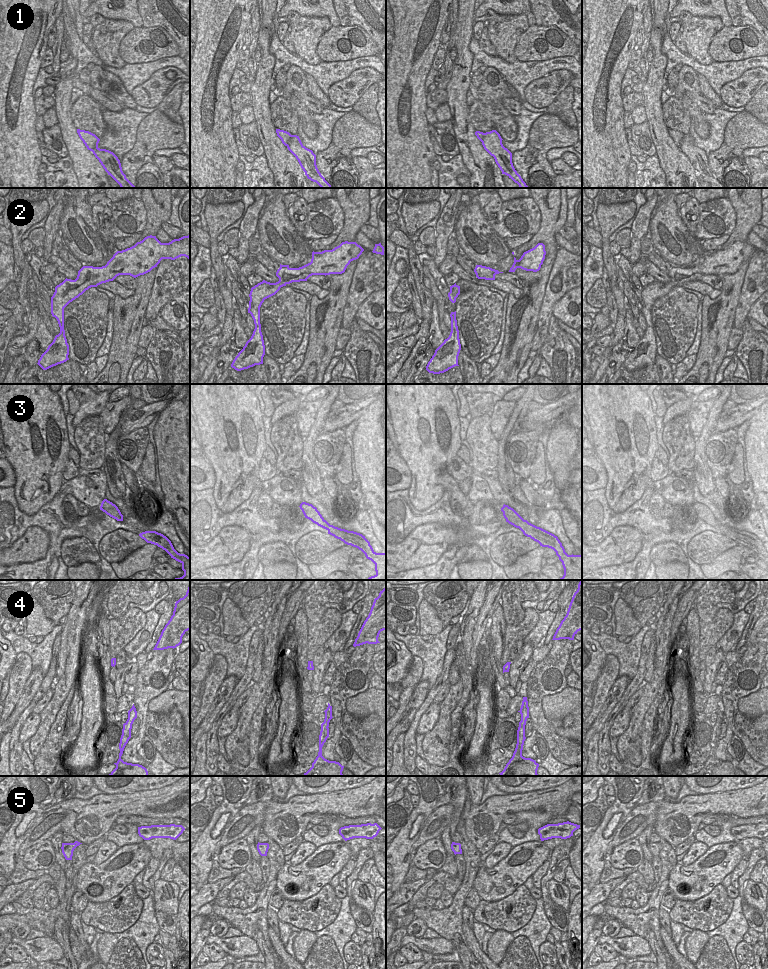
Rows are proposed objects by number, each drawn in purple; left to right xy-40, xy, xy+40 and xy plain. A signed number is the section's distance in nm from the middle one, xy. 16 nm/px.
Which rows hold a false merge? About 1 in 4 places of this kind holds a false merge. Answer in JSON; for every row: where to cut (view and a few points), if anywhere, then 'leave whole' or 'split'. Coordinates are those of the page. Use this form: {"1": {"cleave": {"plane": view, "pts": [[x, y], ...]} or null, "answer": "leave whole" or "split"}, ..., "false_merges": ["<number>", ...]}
{"1": {"cleave": null, "answer": "leave whole"}, "2": {"cleave": null, "answer": "leave whole"}, "3": {"cleave": null, "answer": "leave whole"}, "4": {"cleave": {"plane": "xy", "pts": [[328, 725], [322, 744]]}, "answer": "split"}, "5": {"cleave": null, "answer": "leave whole"}, "false_merges": ["4"]}

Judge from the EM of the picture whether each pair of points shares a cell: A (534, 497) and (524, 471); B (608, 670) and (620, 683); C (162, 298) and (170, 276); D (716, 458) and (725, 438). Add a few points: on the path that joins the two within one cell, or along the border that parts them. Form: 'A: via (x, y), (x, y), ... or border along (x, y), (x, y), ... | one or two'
A: border along (521, 478), (528, 479) | two
B: border along (618, 676), (605, 699) | two
C: via (163, 293), (163, 289), (169, 281) | one
D: via (719, 453), (719, 447), (722, 443) | one

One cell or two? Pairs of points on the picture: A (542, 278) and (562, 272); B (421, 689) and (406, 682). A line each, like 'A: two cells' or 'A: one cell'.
A: two cells
B: two cells

